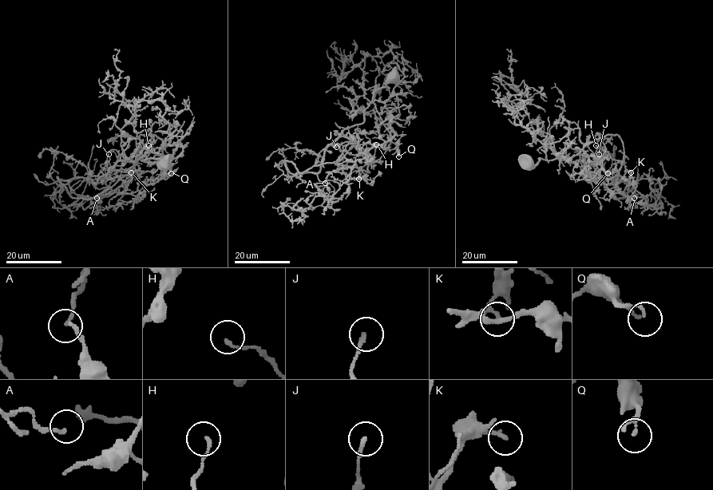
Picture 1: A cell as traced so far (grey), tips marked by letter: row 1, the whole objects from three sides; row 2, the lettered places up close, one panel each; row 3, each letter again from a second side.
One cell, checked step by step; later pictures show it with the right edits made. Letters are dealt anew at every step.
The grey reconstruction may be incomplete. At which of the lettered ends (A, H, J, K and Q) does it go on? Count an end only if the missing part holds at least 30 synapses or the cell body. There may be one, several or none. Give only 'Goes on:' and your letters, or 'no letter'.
Goes on: no letter

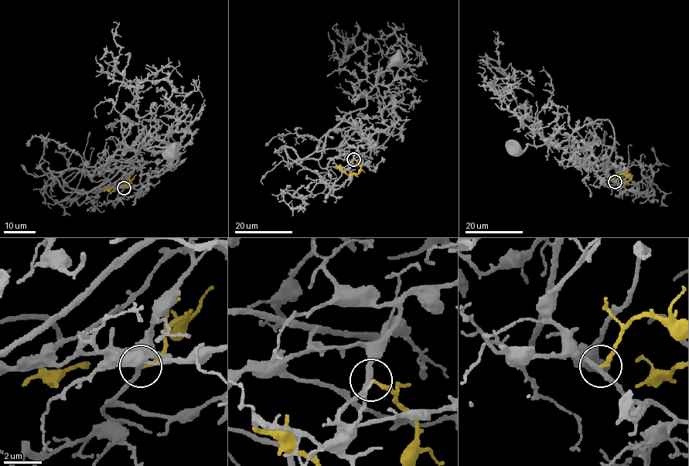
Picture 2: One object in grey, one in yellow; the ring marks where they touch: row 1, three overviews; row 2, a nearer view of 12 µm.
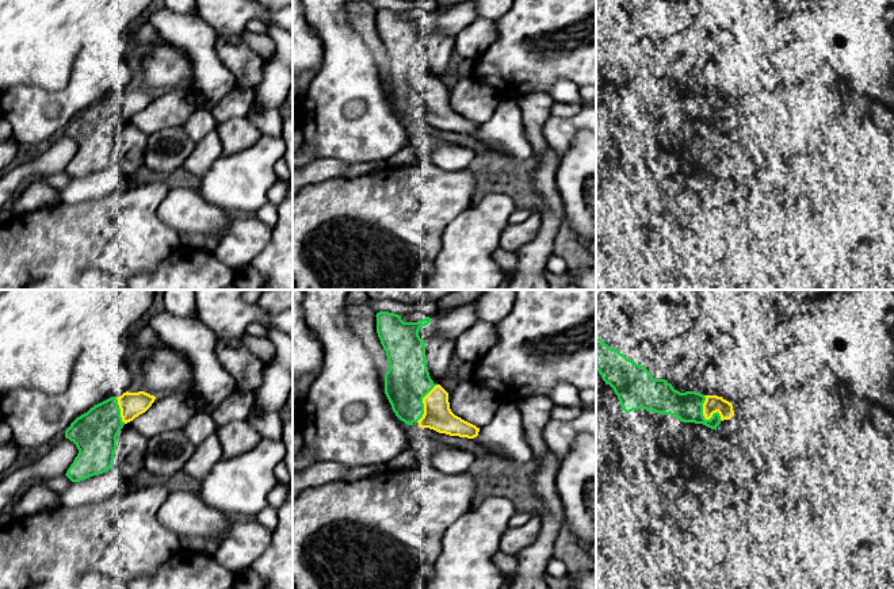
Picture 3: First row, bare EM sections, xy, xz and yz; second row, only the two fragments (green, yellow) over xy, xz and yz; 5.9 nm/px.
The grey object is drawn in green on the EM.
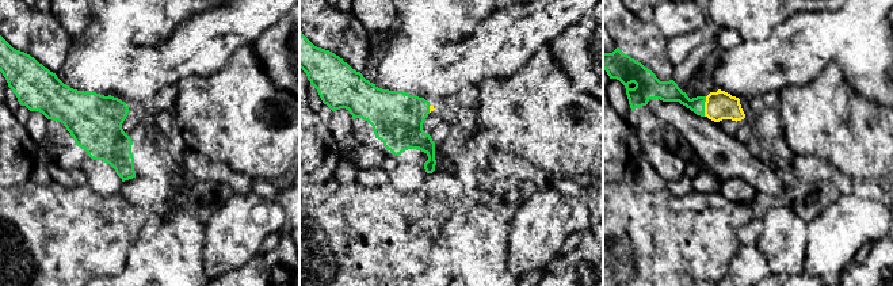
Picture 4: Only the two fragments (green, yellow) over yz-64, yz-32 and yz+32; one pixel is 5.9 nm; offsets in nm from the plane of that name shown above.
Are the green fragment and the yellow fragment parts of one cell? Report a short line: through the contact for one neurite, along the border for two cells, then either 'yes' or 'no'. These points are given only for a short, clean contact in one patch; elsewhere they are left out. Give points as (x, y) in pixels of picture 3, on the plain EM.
yes

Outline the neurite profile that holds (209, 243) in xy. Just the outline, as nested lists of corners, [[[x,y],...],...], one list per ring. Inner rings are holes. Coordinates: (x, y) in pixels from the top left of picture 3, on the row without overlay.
[[[179,234],[183,245],[191,245],[192,248],[202,248],[213,252],[219,244],[221,238],[215,234]]]

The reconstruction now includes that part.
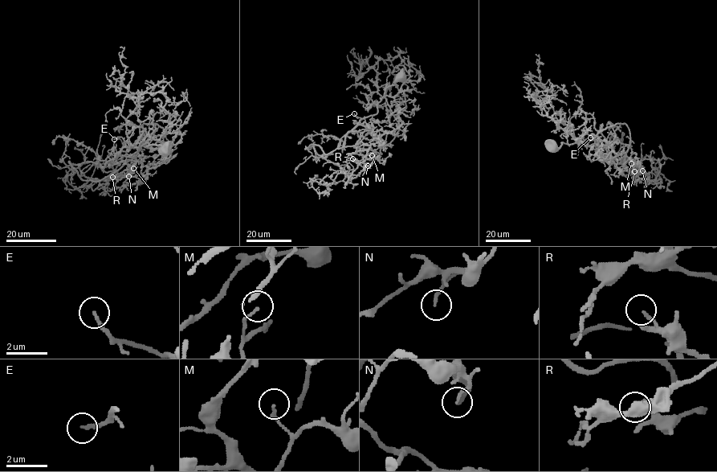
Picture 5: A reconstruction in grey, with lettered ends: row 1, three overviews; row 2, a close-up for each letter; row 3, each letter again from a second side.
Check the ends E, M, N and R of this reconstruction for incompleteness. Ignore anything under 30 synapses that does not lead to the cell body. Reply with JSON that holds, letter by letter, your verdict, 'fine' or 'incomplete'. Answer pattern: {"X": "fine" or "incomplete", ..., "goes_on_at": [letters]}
{"E": "incomplete", "M": "fine", "N": "fine", "R": "fine", "goes_on_at": ["E"]}

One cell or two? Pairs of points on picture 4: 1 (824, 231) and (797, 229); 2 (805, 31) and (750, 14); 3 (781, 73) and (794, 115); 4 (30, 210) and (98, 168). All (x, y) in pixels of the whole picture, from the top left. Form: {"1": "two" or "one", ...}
{"1": "two", "2": "two", "3": "two", "4": "two"}

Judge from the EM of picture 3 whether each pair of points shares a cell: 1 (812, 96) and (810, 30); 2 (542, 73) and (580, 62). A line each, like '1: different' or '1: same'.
1: different
2: same

